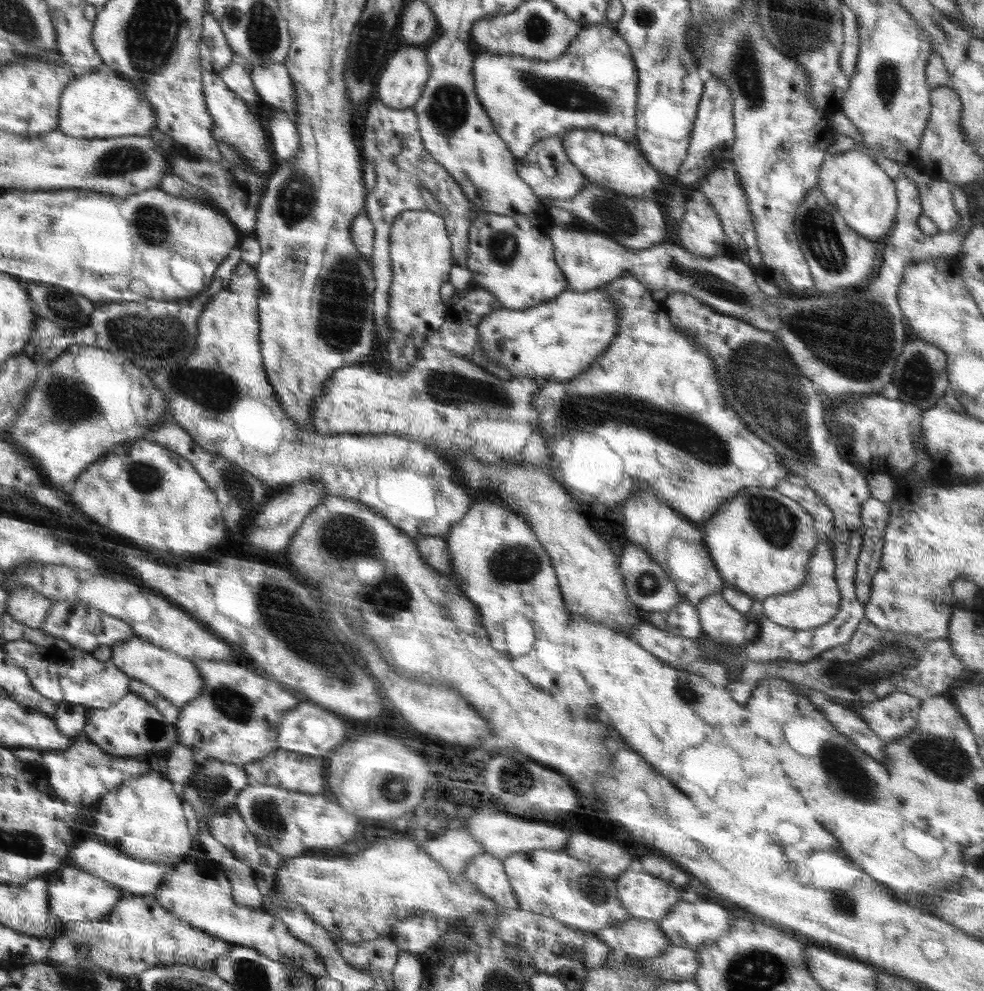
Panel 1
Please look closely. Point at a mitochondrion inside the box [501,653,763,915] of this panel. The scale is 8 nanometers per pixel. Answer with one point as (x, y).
(591, 887)

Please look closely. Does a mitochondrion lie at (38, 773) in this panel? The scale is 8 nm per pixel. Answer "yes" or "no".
no

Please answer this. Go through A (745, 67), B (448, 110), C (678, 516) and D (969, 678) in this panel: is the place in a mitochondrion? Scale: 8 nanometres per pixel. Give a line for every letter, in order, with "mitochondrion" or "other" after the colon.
A: mitochondrion
B: mitochondrion
C: other
D: other

